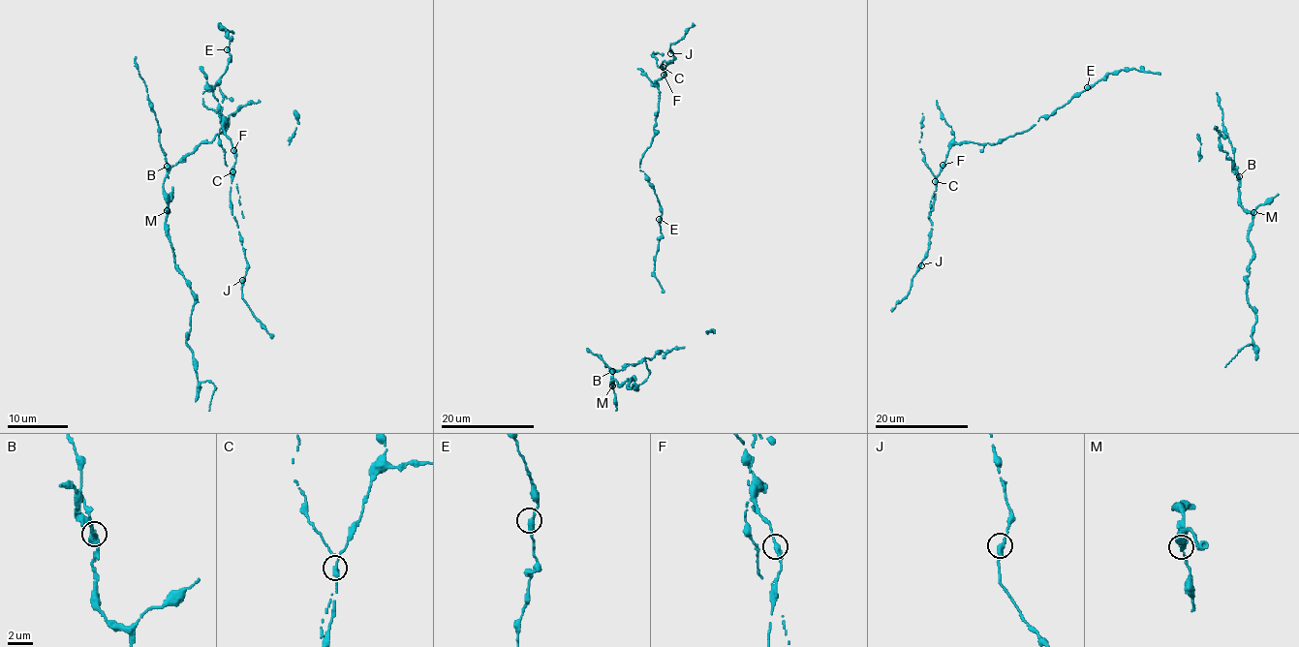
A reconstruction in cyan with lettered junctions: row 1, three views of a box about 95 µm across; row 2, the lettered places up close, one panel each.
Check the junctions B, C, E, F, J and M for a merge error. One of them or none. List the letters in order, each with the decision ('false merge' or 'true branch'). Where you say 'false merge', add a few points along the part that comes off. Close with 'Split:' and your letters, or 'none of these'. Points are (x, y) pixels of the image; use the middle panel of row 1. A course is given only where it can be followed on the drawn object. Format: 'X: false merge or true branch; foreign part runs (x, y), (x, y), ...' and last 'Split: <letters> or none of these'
B: true branch
C: false merge; foreign part runs (664, 67), (657, 65), (657, 59), (652, 56), (653, 51), (655, 53), (651, 54)
E: true branch
F: true branch
J: true branch
M: true branch
Split: C

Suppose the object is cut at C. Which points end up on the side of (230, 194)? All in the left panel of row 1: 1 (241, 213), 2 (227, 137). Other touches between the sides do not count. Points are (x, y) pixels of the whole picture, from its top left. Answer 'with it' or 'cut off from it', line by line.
1: cut off from it
2: with it

